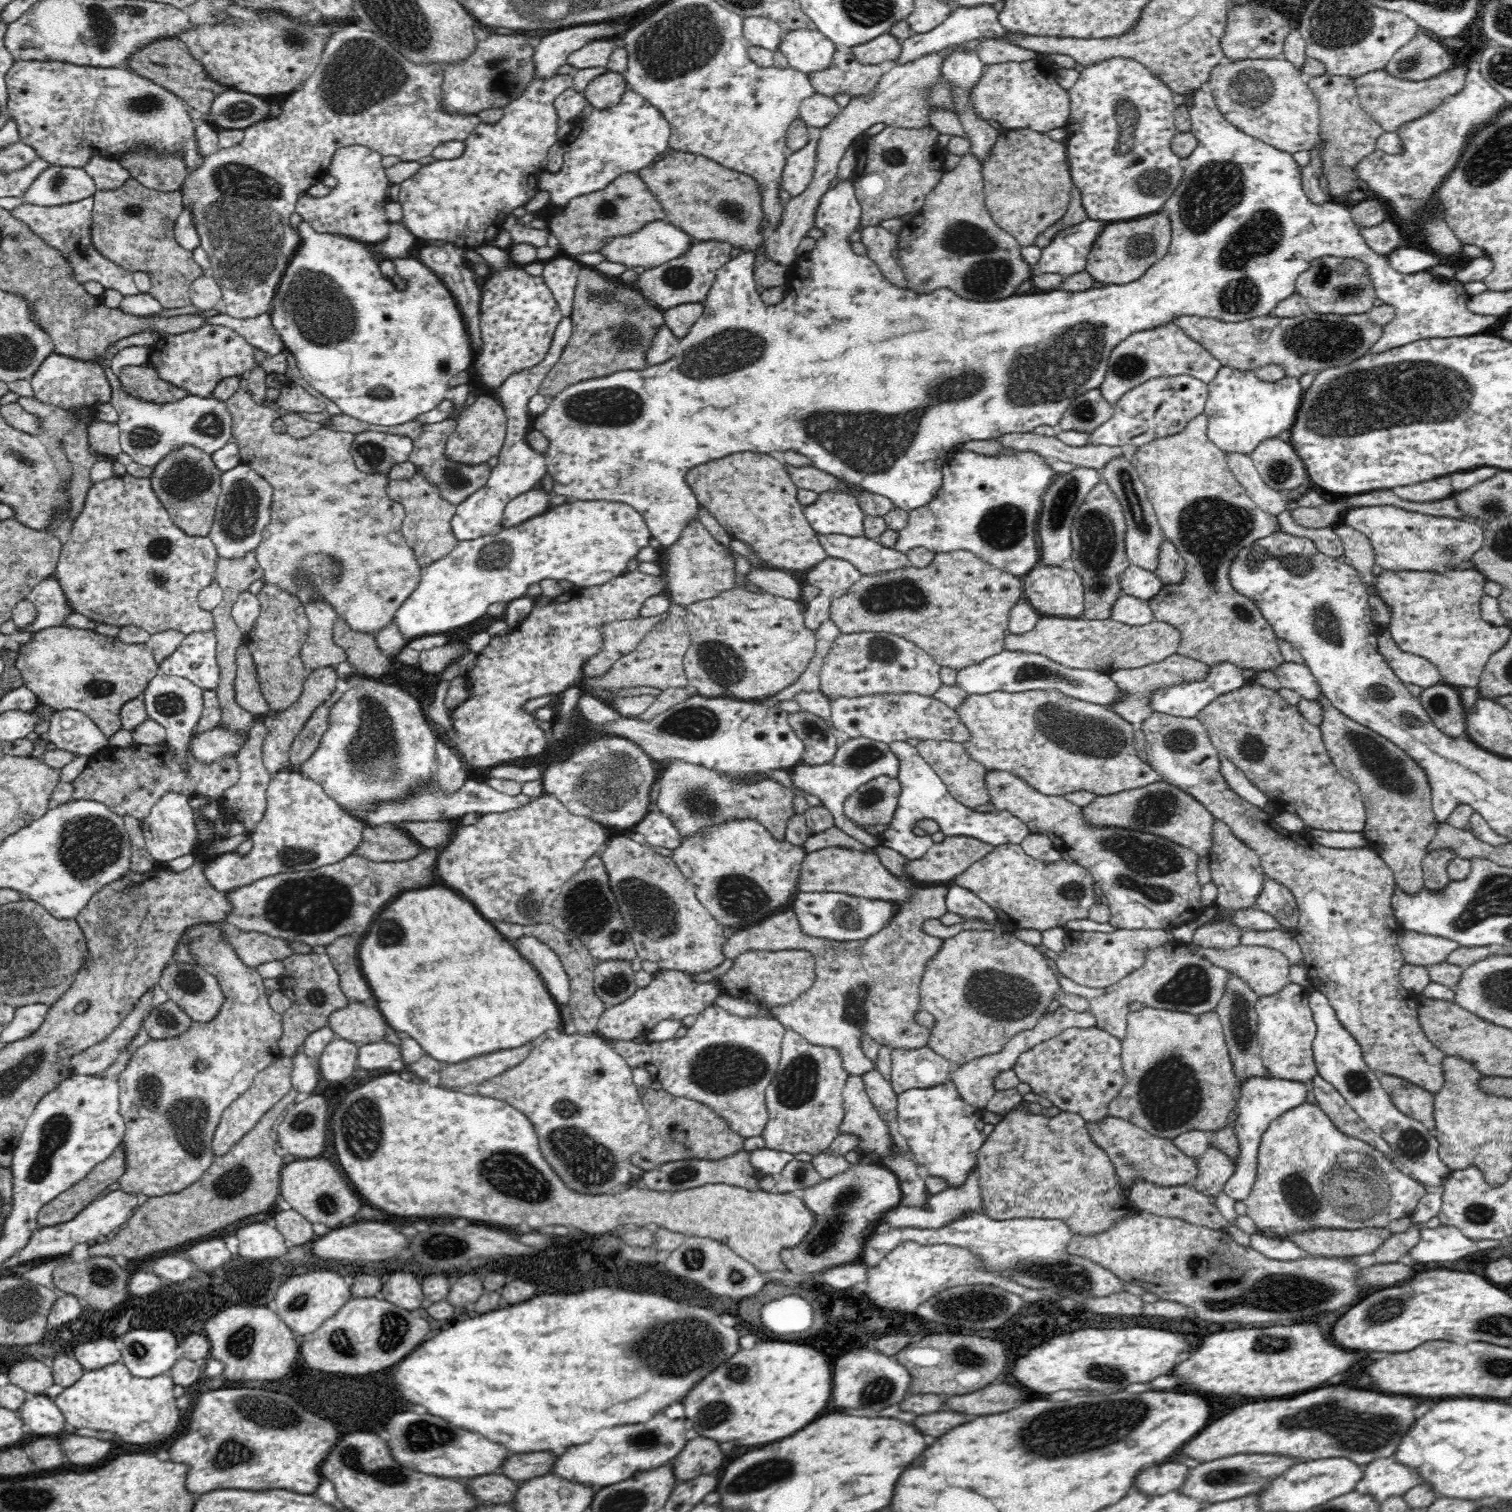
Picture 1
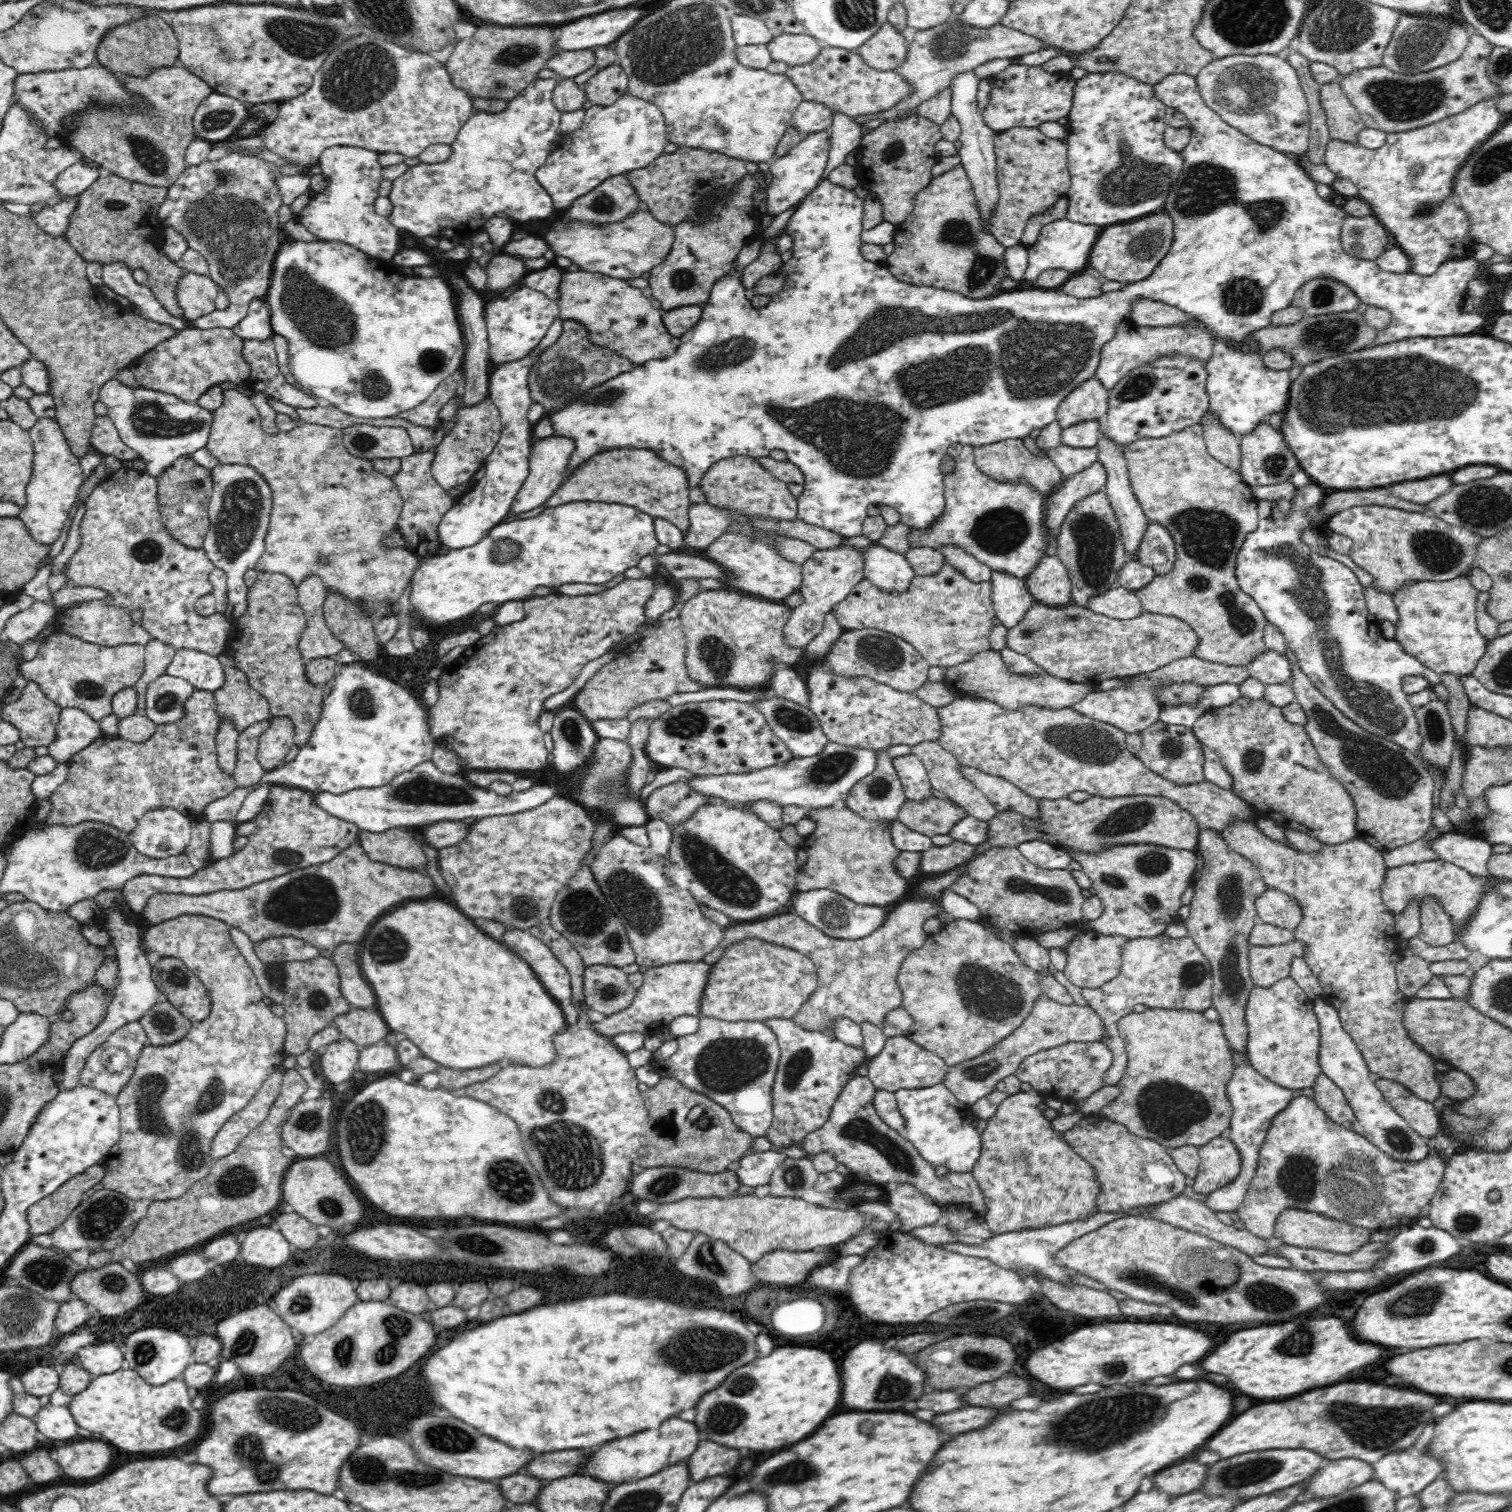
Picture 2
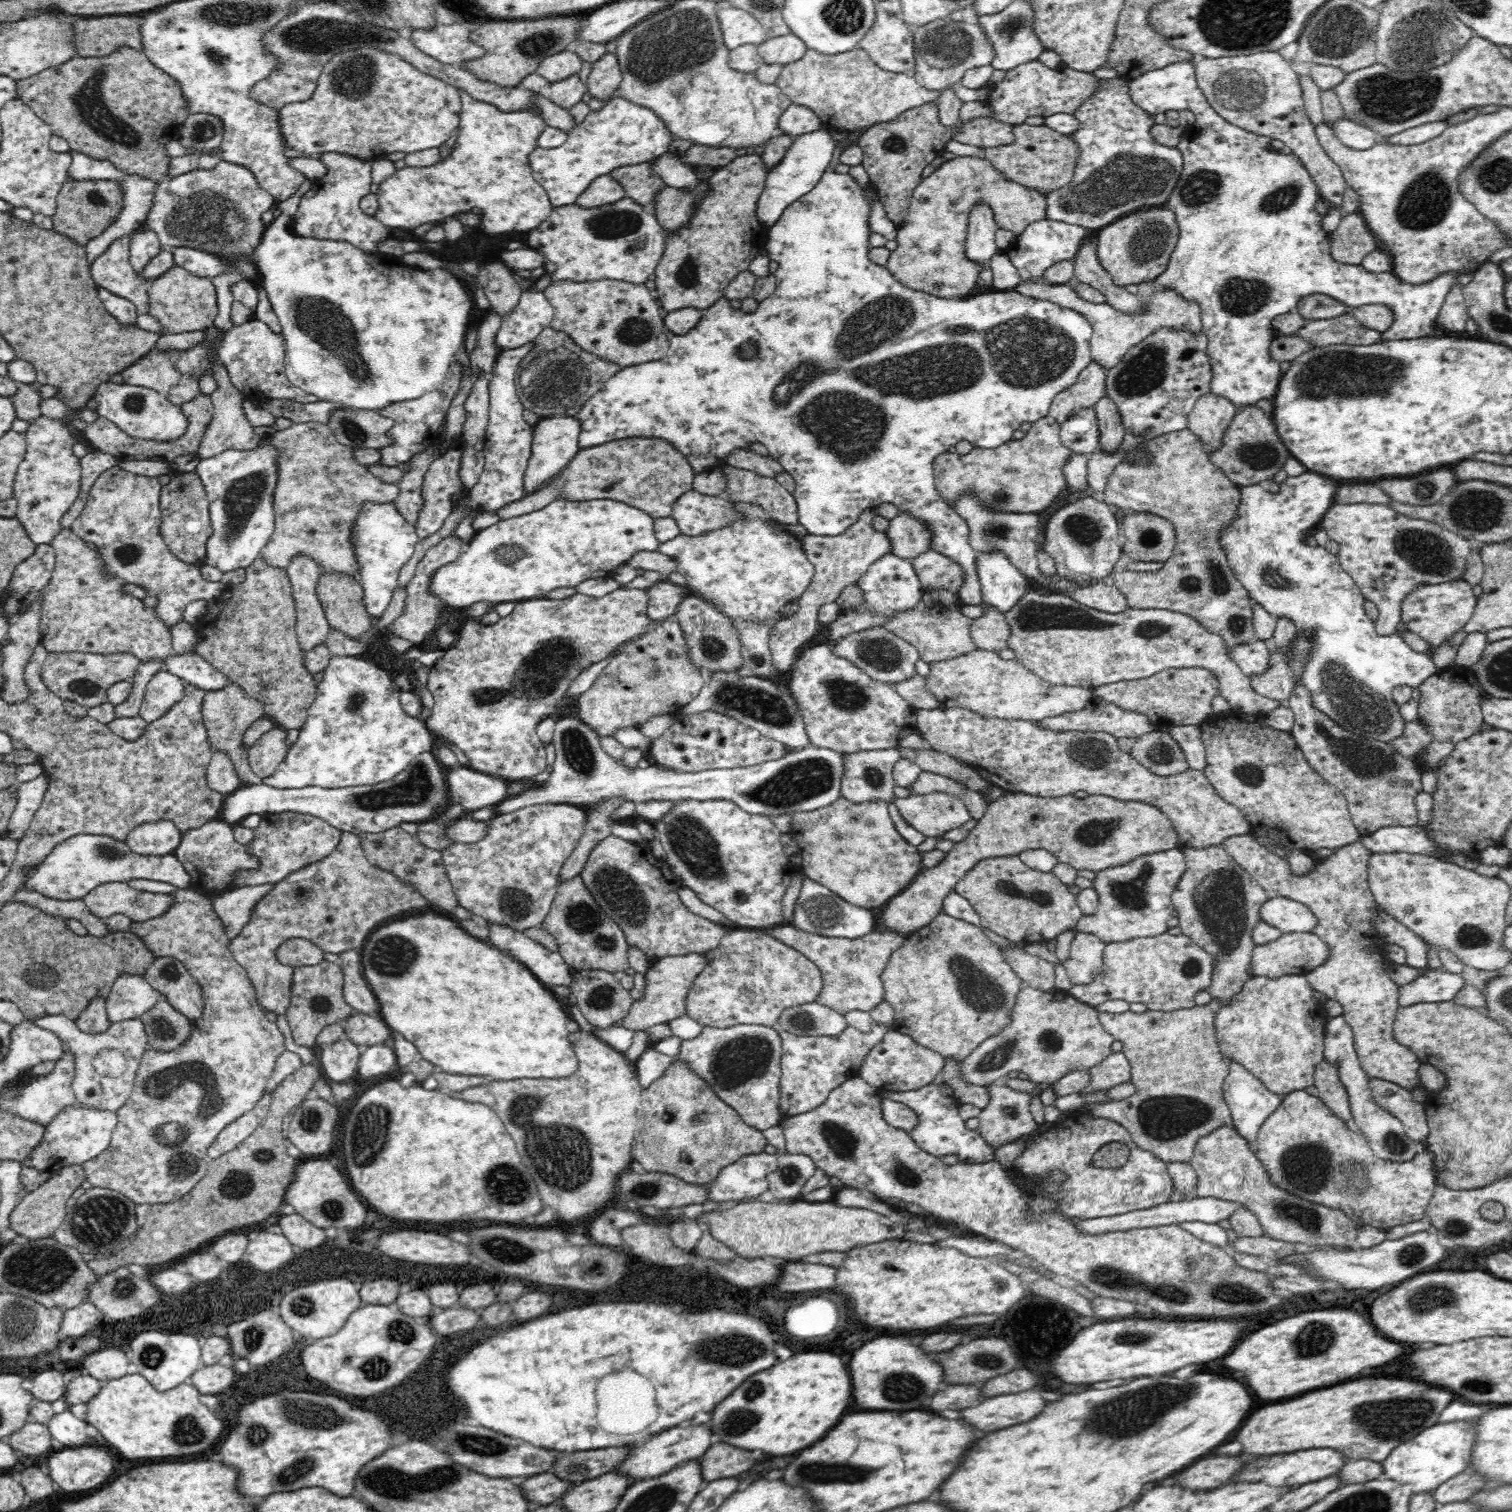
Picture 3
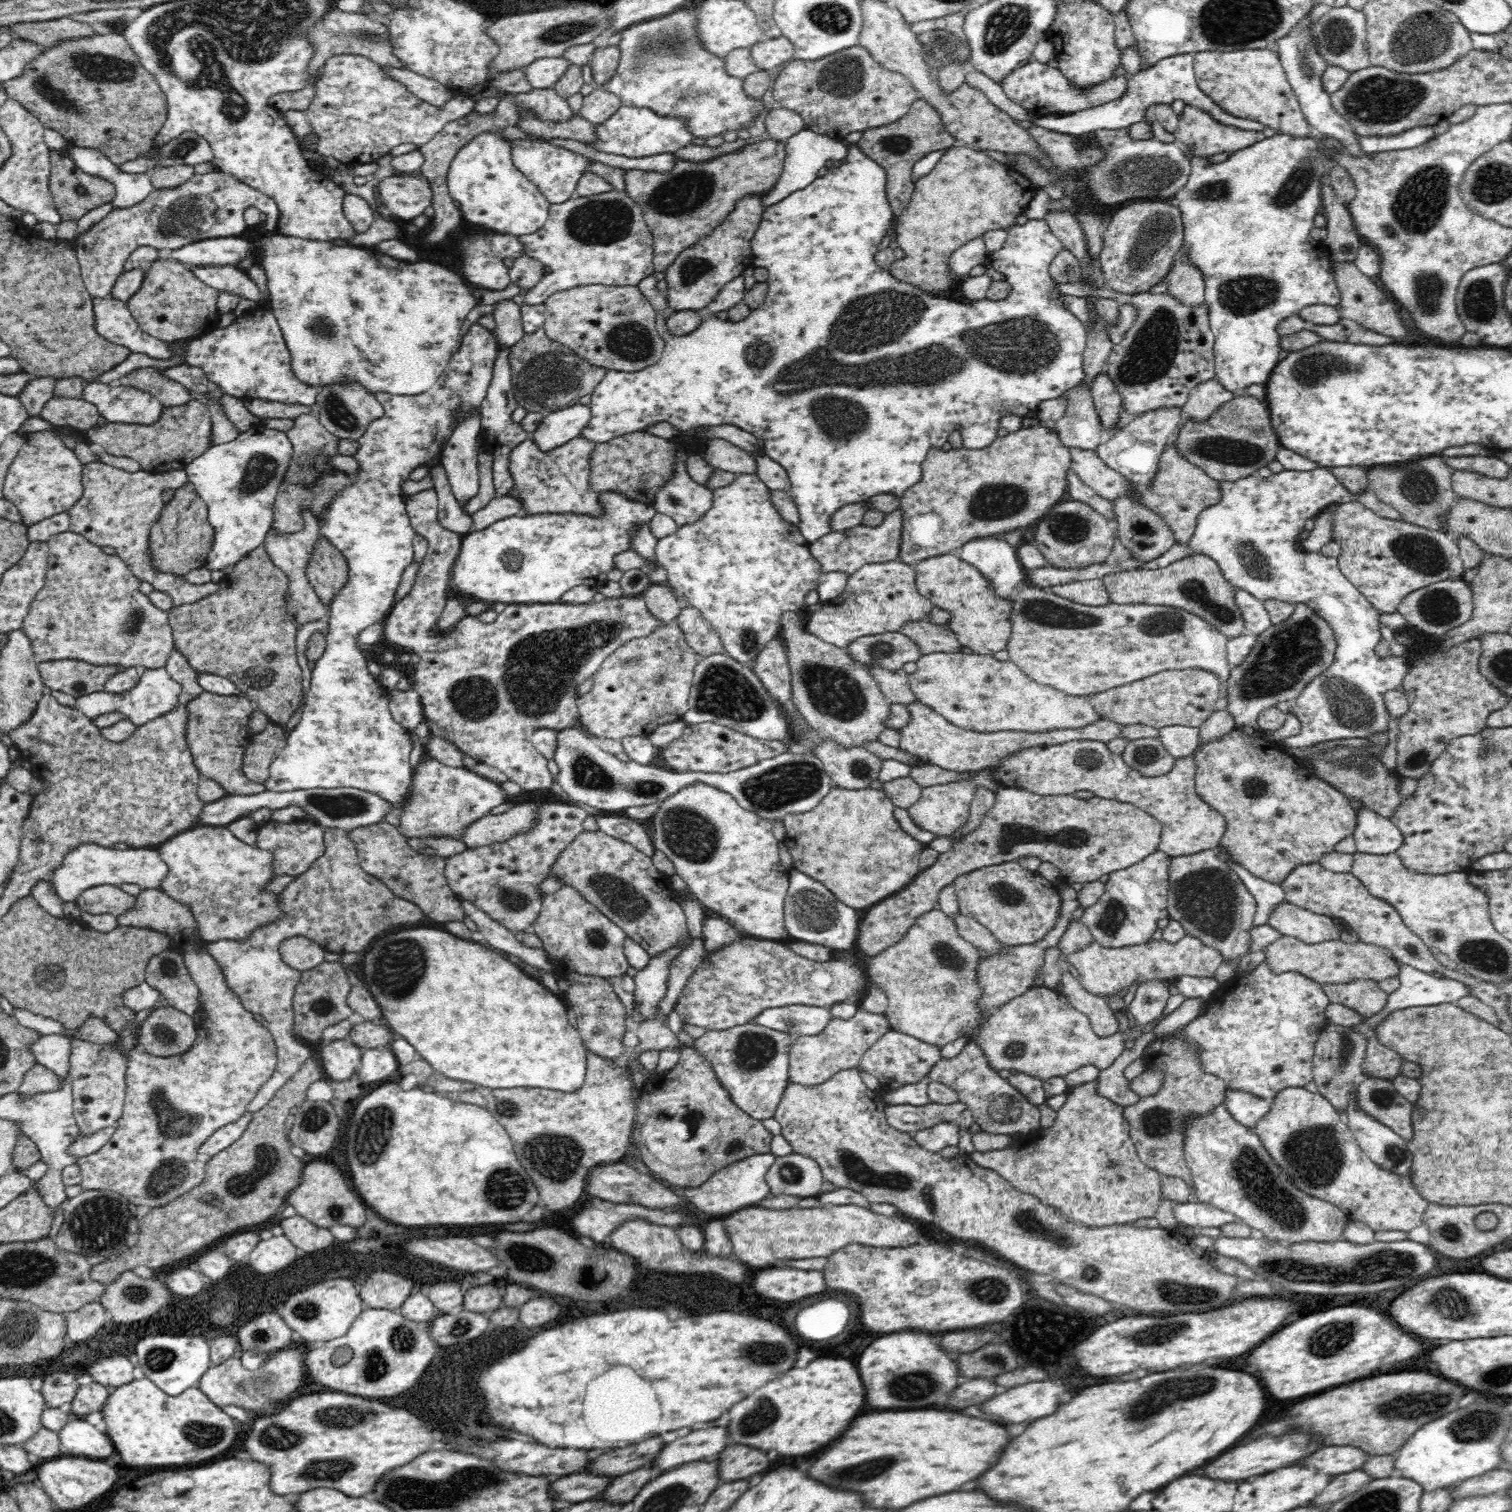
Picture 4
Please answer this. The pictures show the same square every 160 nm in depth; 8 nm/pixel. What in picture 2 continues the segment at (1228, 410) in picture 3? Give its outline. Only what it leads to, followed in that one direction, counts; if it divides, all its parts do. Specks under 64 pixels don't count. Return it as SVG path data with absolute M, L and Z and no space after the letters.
M1208 412L1201 418L1200 423L1204 429L1204 438L1210 455L1212 455L1215 460L1218 460L1218 462L1224 464L1229 470L1235 472L1237 476L1241 478L1241 481L1246 486L1249 486L1250 489L1250 485L1242 479L1242 473L1240 473L1240 466L1242 466L1242 448L1240 438L1232 435L1230 429L1220 427L1220 425L1216 423L1216 419L1212 419L1212 415L1208 415Z

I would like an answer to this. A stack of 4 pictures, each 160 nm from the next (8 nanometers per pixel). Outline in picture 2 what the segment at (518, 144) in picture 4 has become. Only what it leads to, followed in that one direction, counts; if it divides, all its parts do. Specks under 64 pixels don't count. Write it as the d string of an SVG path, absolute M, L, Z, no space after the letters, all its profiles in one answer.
M622 95L611 106L592 106L574 134L548 155L535 177L552 197L556 210L564 211L576 198L592 192L601 182L651 164L663 152L668 139L662 112L651 102Z

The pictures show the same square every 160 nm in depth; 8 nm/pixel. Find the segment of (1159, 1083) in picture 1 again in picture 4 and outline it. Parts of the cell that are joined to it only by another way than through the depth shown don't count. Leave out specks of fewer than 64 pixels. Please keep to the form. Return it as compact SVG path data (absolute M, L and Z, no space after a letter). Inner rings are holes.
M1060 970L1064 985L1064 994L1068 1001L1090 1019L1093 1031L1098 1036L1110 1036L1119 1031L1119 1022L1116 1013L1109 1007L1103 998L1087 992L1078 976L1072 970ZM1178 1026L1172 1032L1162 1032L1154 1037L1144 1048L1141 1058L1144 1059L1146 1072L1162 1072L1162 1086L1158 1088L1158 1092L1150 1094L1150 1096L1140 1096L1134 1104L1124 1106L1124 1119L1130 1125L1128 1130L1130 1138L1134 1143L1134 1148L1140 1157L1140 1160L1157 1170L1161 1175L1177 1176L1183 1178L1190 1186L1193 1186L1192 1175L1184 1156L1184 1141L1187 1126L1192 1119L1203 1117L1210 1114L1218 1105L1225 1102L1225 1090L1227 1086L1225 1082L1215 1074L1206 1073L1202 1066L1201 1048L1197 1044L1193 1044L1187 1036L1185 1036L1185 1026Z

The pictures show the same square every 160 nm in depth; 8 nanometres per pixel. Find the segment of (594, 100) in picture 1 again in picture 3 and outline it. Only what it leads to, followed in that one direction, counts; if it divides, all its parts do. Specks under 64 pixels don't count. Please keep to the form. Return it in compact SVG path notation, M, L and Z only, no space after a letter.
M606 53L592 65L586 82L587 92L594 99L608 102L614 98L622 79L618 57L615 54Z

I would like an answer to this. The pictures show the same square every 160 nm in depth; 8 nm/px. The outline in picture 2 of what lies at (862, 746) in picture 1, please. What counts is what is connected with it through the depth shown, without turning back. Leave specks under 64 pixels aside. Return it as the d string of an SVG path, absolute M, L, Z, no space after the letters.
M830 741L816 756L794 757L781 765L769 766L744 774L700 775L689 780L694 790L705 796L726 800L728 804L738 805L754 800L771 800L780 806L810 806L823 809L834 804L842 805L848 798L852 787L865 776L872 774L879 759L880 750L846 746Z

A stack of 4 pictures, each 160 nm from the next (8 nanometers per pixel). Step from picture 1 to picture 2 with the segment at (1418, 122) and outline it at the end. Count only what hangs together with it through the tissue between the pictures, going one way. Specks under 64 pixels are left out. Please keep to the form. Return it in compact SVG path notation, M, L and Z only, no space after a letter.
M1502 92L1490 96L1459 114L1428 126L1406 132L1387 133L1387 143L1376 150L1364 148L1359 144L1334 141L1332 138L1328 141L1325 164L1341 179L1356 184L1359 190L1358 196L1372 207L1373 214L1382 222L1396 245L1409 256L1411 271L1416 274L1428 276L1434 274L1440 265L1450 261L1450 258L1468 259L1473 255L1472 248L1475 245L1468 239L1470 221L1468 215L1458 205L1452 186L1457 171L1474 152L1477 143L1486 140L1501 127L1503 114L1498 111L1501 96Z

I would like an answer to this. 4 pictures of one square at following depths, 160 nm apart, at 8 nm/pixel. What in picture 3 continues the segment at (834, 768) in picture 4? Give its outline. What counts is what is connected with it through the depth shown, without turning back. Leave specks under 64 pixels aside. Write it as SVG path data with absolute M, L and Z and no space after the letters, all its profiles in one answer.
M899 747L847 754L845 756L845 760L847 761L845 762L841 796L856 804L884 801L888 806L890 804L894 805L894 800L896 800L894 787L897 784L893 777L893 766L902 757Z

